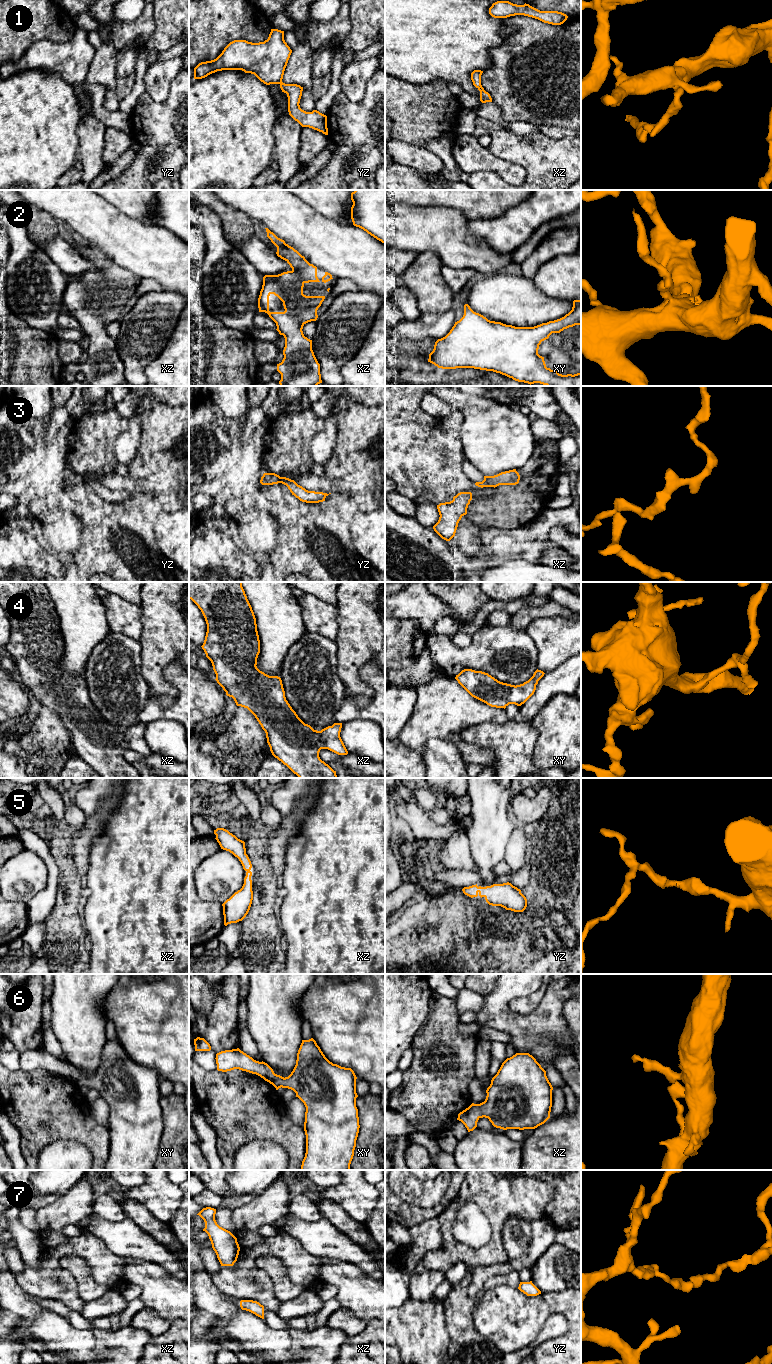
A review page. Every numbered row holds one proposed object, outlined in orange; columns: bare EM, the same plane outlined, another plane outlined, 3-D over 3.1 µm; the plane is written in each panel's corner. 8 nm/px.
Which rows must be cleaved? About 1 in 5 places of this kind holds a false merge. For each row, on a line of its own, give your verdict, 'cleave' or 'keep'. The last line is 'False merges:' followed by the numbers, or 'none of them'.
1: keep
2: keep
3: keep
4: keep
5: keep
6: keep
7: keep
False merges: none of them

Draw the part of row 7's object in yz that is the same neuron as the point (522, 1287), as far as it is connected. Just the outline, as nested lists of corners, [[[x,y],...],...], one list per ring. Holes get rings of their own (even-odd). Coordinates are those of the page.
[[[532,1281],[520,1282],[518,1289],[527,1296],[537,1296],[541,1294],[541,1291],[532,1283]]]

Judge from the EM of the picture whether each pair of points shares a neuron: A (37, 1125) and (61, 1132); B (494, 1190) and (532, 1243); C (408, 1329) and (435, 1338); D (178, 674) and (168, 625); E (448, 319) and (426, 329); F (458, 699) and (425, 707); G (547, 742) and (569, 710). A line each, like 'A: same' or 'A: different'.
A: same
B: different
C: same
D: different
E: same
F: same
G: same

